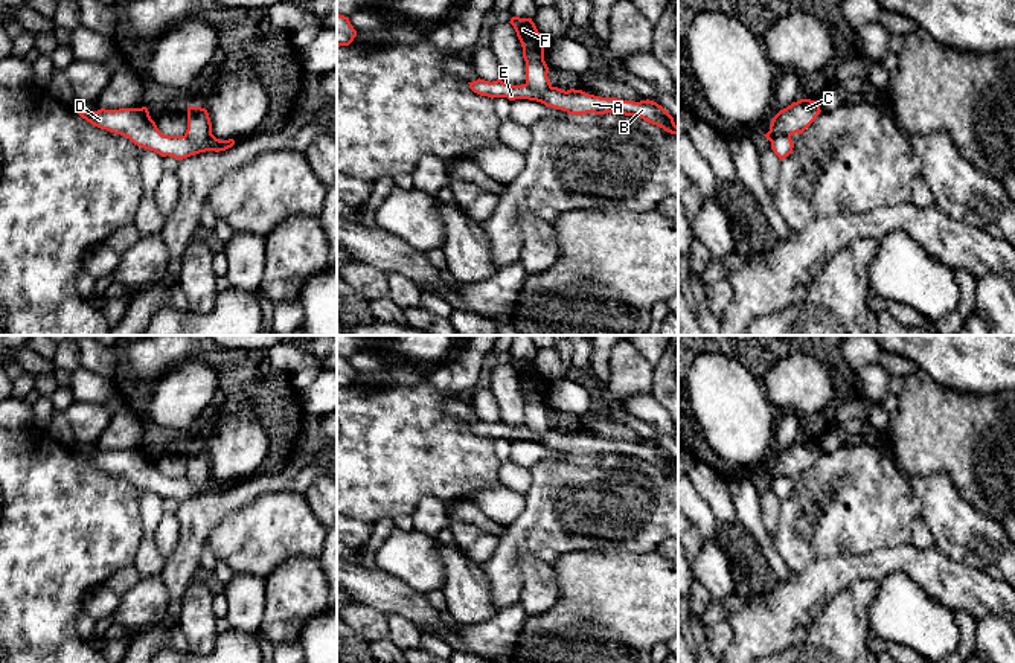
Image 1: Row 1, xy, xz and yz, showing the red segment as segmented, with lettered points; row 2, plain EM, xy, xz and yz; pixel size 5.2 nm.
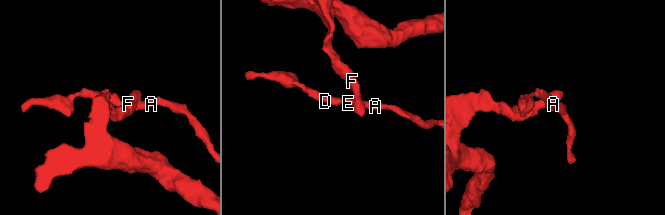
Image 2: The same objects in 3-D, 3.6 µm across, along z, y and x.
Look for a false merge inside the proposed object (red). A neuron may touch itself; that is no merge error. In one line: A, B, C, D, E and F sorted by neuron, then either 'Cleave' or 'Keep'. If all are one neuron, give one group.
Groups: A B D E / C F. Cleave

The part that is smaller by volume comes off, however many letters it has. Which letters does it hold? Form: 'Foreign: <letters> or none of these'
Foreign: A, B, D, E

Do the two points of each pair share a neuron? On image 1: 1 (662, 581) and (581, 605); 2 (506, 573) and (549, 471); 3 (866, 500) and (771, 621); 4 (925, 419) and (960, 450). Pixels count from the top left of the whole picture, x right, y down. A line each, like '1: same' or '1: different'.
1: same
2: same
3: different
4: same

